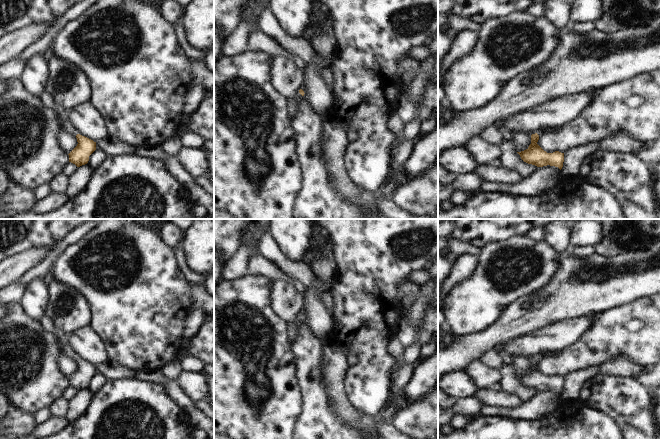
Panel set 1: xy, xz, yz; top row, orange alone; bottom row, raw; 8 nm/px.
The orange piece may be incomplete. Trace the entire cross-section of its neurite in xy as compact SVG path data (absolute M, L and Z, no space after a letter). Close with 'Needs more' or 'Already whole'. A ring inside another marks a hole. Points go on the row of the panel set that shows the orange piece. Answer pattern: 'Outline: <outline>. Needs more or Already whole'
Outline: M55 104L55 107L56 113L63 125L67 128L70 134L75 135L77 138L77 146L68 154L69 162L75 164L77 167L87 164L89 156L96 150L96 142L78 134L75 128L70 124L68 113L65 109L57 104Z. Needs more

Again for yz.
Outline: M537 133L531 135L531 144L529 147L524 151L517 152L521 159L537 167L550 165L558 167L561 170L564 162L564 153L559 151L547 153L537 144L538 140L539 135Z. Already whole

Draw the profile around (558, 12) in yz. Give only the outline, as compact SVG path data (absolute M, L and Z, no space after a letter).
M548 0L544 6L544 16L557 29L563 30L570 26L570 14L572 12L571 0Z

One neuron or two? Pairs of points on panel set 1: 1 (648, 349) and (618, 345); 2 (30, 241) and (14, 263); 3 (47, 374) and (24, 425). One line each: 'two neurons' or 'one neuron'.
1: one neuron
2: two neurons
3: two neurons

